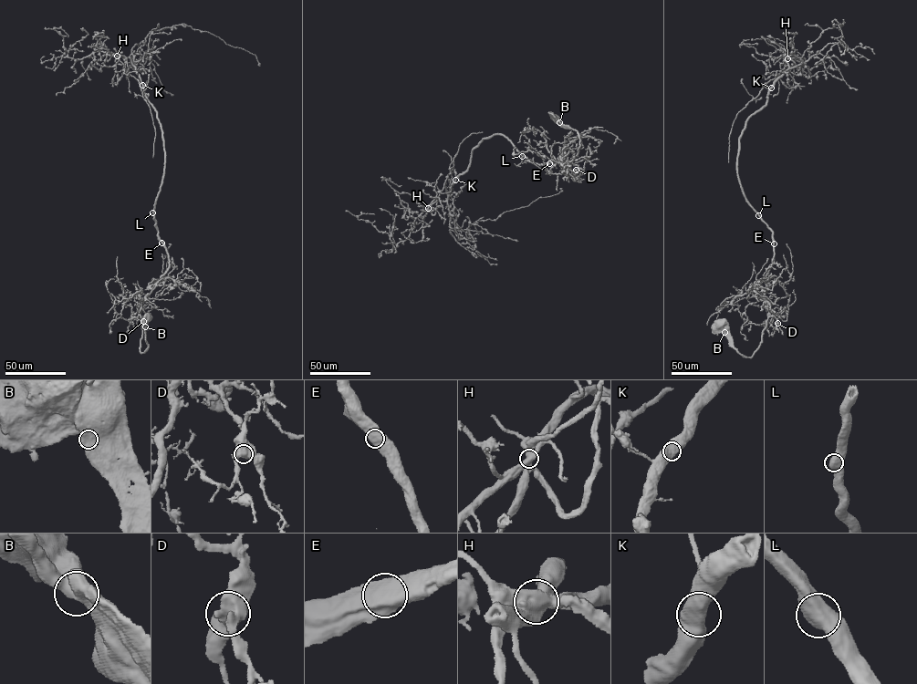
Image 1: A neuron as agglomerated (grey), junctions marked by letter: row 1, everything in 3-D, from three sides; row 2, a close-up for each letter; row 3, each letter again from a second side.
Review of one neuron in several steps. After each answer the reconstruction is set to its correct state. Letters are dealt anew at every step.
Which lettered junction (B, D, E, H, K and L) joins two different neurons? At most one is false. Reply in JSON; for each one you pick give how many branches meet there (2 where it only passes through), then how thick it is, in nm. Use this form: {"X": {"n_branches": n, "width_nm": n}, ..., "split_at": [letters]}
{"H": {"n_branches": 2, "width_nm": 750}, "split_at": ["H"]}

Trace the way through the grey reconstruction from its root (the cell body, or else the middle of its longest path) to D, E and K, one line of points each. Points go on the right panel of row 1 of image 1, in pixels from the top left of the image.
D: (722, 324), (729, 344), (744, 356), (751, 357), (760, 345), (768, 315), (775, 316), (777, 323)
E: (722, 324), (729, 344), (744, 356), (751, 357), (760, 345), (767, 318), (765, 277), (774, 262), (774, 243)
K: (722, 324), (751, 357), (767, 318), (774, 248), (737, 156), (771, 88)

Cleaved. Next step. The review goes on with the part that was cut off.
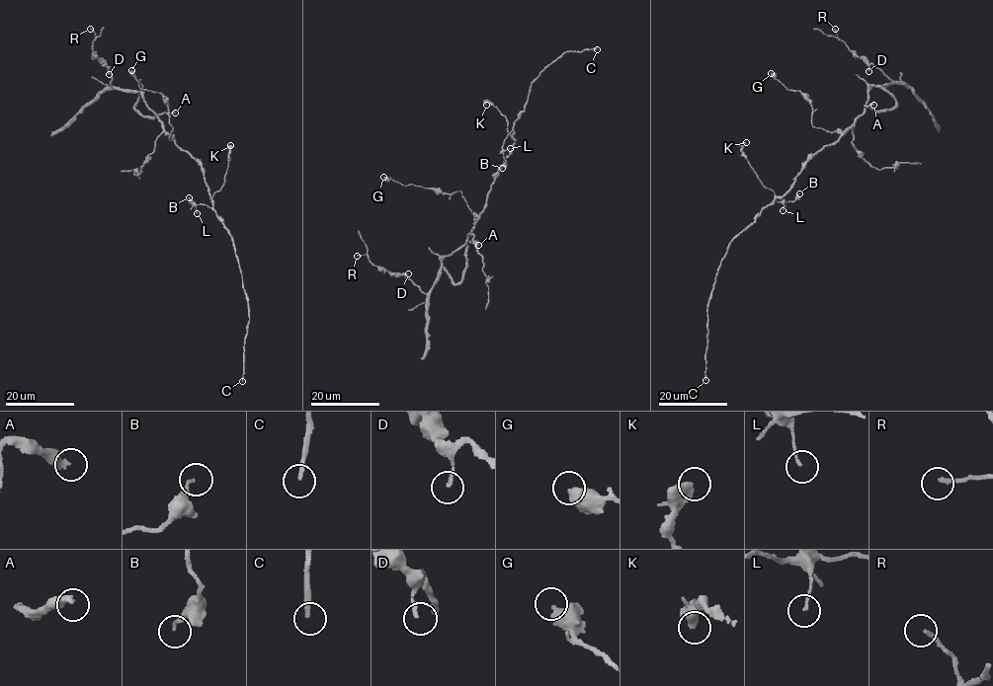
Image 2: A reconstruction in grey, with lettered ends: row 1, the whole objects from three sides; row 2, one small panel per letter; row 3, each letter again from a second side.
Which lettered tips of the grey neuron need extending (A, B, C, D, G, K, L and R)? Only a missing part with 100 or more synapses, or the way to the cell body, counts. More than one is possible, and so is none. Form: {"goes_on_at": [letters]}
{"goes_on_at": ["A", "C"]}

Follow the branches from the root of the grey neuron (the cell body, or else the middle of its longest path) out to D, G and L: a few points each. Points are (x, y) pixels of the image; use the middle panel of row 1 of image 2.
D: (498, 173), (486, 208), (465, 243), (445, 257), (441, 274), (433, 288), (426, 293), (406, 277), (408, 273)
G: (498, 173), (487, 204), (478, 215), (468, 207), (460, 191), (447, 194), (413, 185), (405, 187), (383, 177)
L: (498, 173), (514, 146), (512, 130), (503, 147), (505, 150), (510, 148)

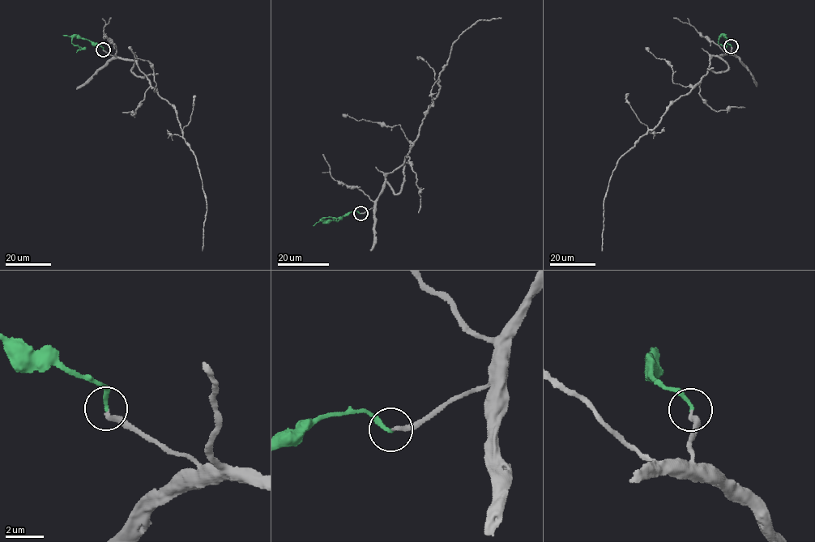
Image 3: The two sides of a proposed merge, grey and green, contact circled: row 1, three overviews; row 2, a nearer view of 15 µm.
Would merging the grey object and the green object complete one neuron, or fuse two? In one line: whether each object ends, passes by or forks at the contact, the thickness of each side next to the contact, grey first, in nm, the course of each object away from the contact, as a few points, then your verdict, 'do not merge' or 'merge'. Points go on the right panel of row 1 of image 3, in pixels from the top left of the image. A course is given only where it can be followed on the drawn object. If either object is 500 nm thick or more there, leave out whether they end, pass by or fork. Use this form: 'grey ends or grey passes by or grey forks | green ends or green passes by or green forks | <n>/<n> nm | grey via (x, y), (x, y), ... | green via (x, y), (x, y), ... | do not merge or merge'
grey ends | green ends | 260/200 nm | grey via (731, 47), (731, 53), (713, 56), (700, 82), (675, 100), (656, 126), (618, 160), (603, 202), (602, 251) | green via (731, 47), (723, 34), (718, 42), (725, 47) | merge

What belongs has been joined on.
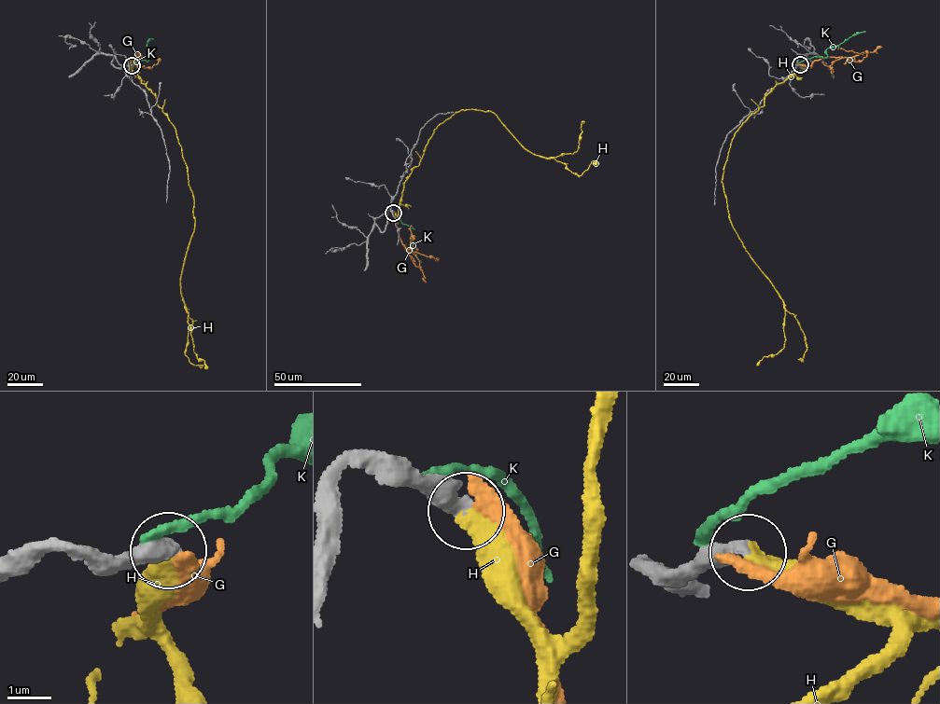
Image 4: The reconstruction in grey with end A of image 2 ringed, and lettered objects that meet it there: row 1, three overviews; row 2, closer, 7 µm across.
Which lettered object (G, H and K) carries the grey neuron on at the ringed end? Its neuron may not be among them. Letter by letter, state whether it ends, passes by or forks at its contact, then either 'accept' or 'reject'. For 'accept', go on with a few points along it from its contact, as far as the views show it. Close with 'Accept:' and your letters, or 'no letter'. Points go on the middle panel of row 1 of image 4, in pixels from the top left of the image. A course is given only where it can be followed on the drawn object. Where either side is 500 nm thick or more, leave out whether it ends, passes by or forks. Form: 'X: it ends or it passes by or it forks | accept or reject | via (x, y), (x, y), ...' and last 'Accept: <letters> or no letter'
G: it ends | reject
H: it ends | accept | via (393, 213), (434, 130), (455, 113), (493, 112), (545, 158), (576, 152), (582, 121)
K: reject
Accept: H

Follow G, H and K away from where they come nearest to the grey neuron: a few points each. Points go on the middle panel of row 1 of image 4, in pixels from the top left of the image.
G: (393, 212), (401, 243), (420, 268), (418, 259), (405, 243)
H: (393, 213), (434, 130), (455, 113), (493, 112), (545, 158), (576, 152), (582, 121)
K: (392, 212), (394, 211), (402, 224), (413, 228), (411, 227), (413, 247), (421, 262)

